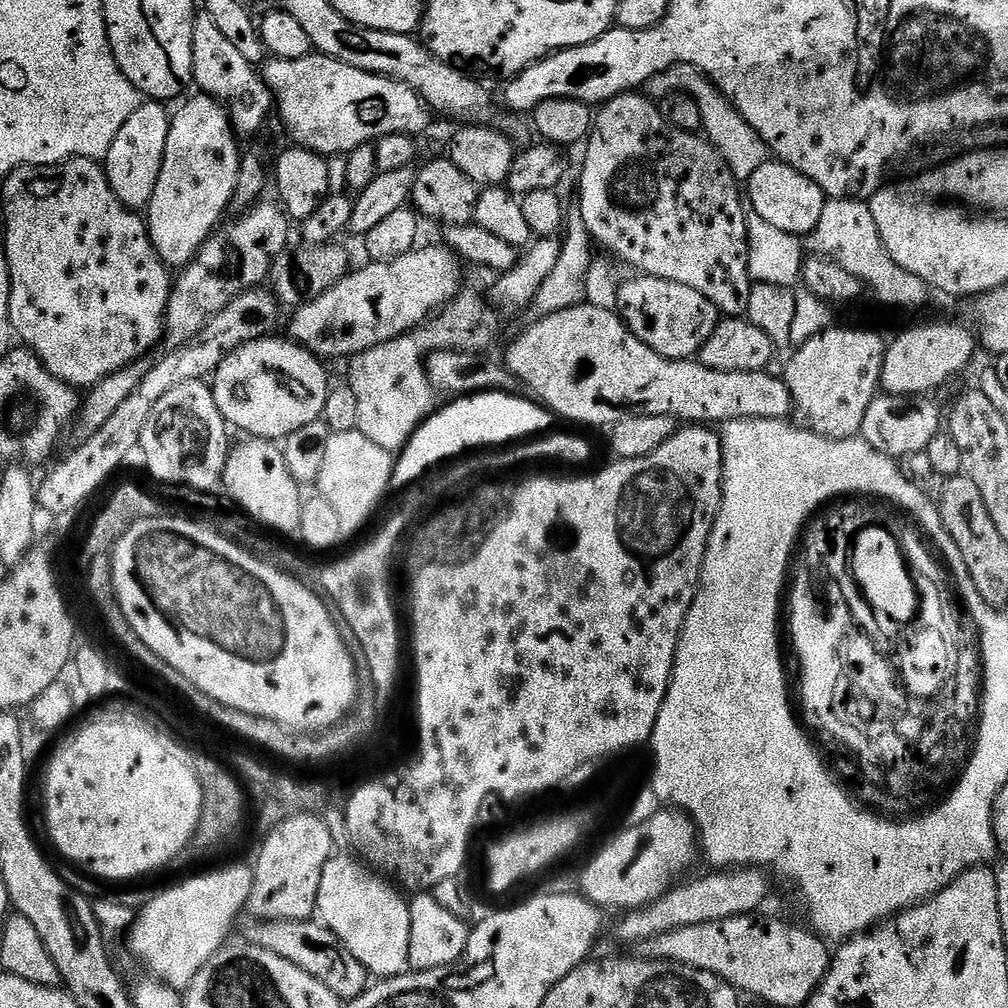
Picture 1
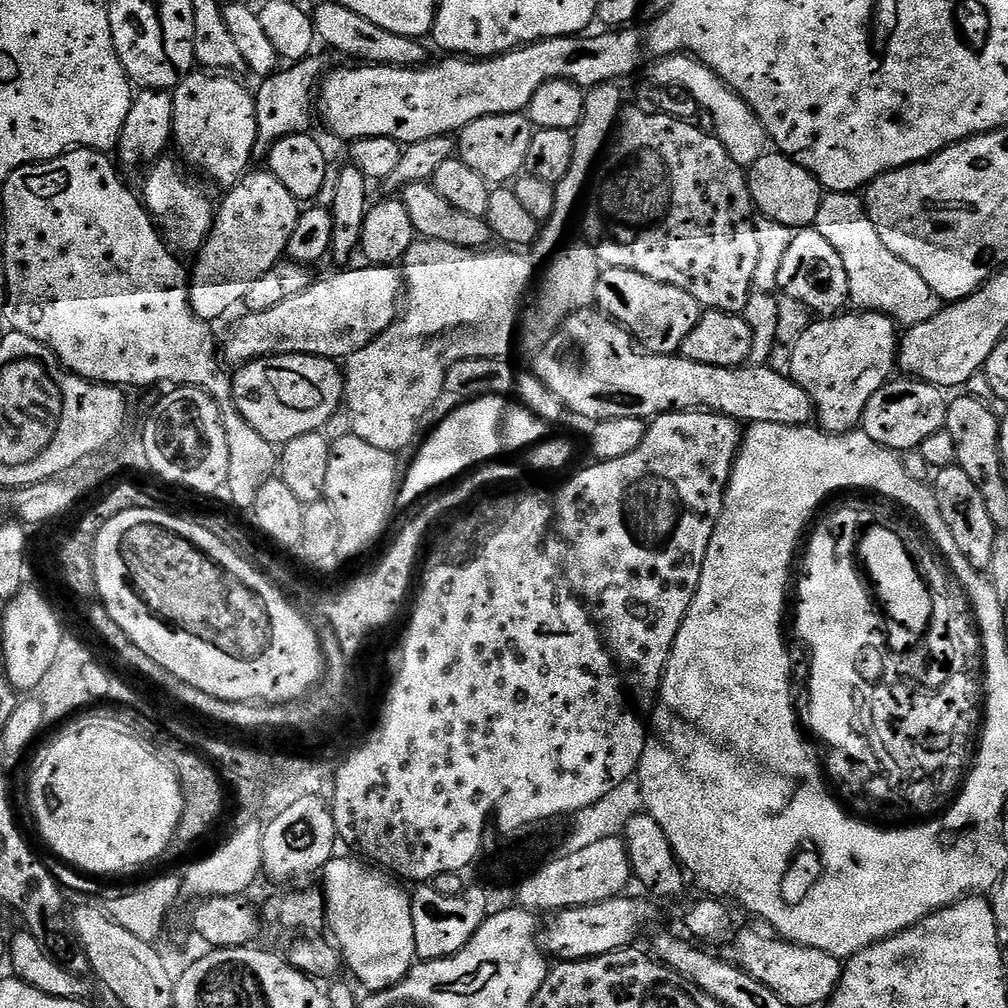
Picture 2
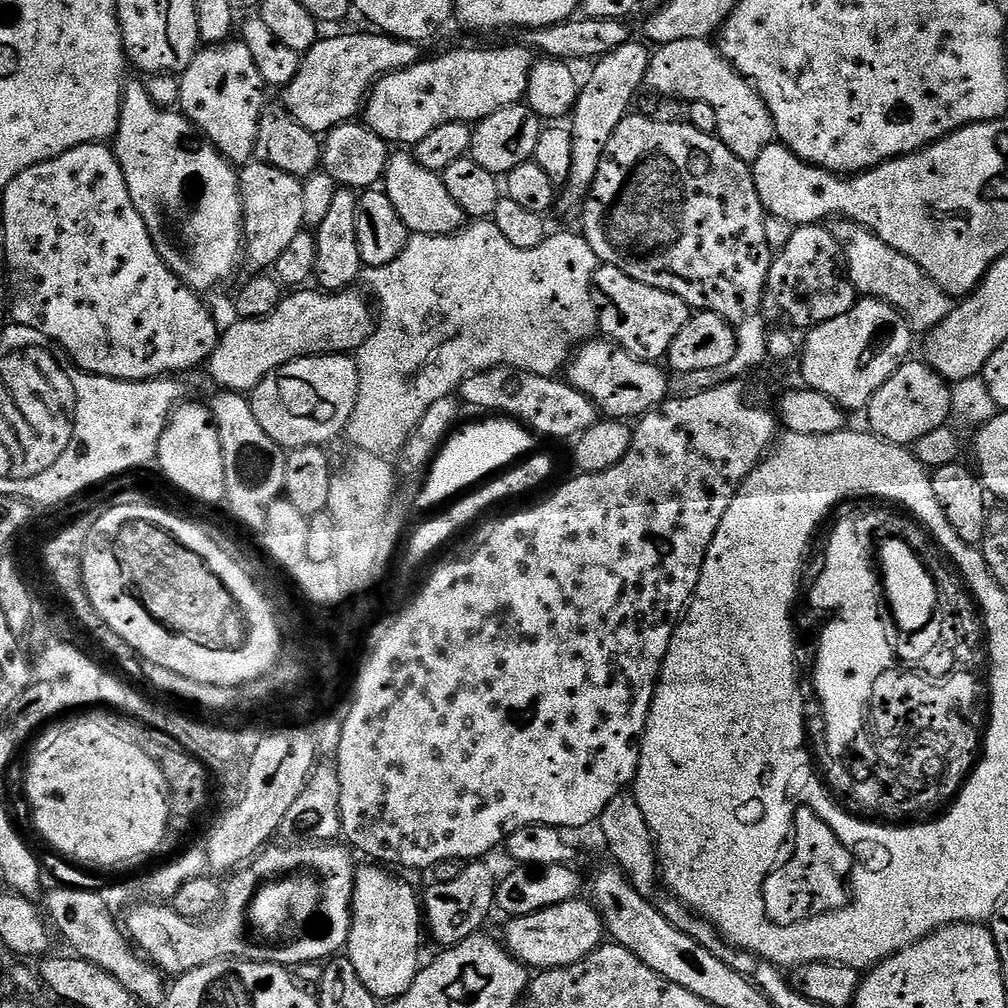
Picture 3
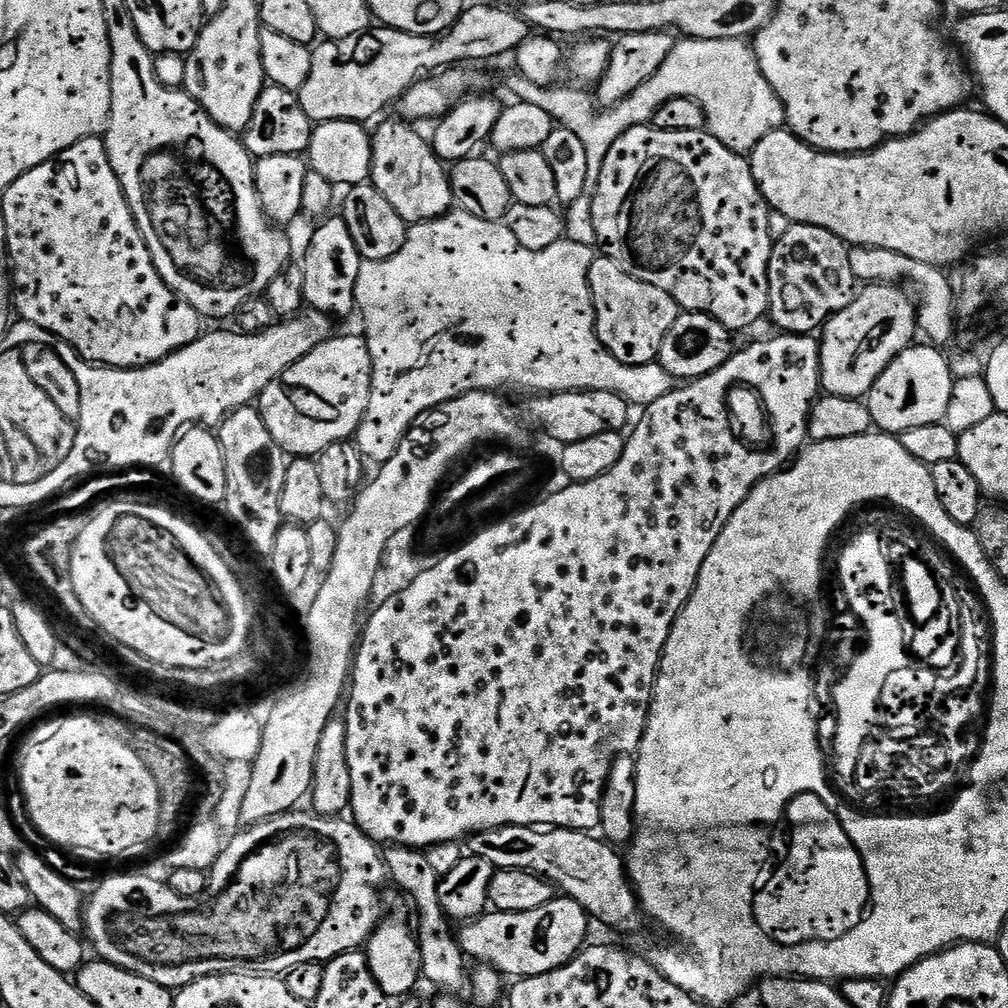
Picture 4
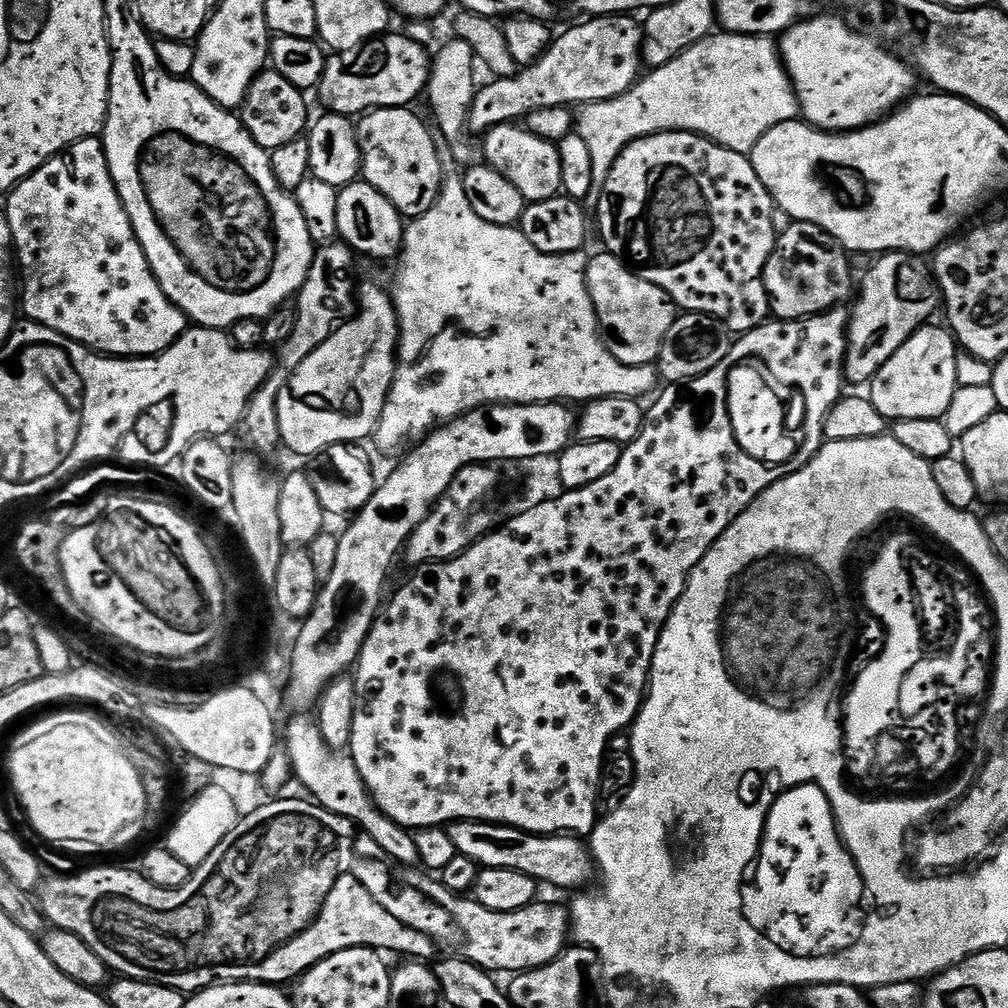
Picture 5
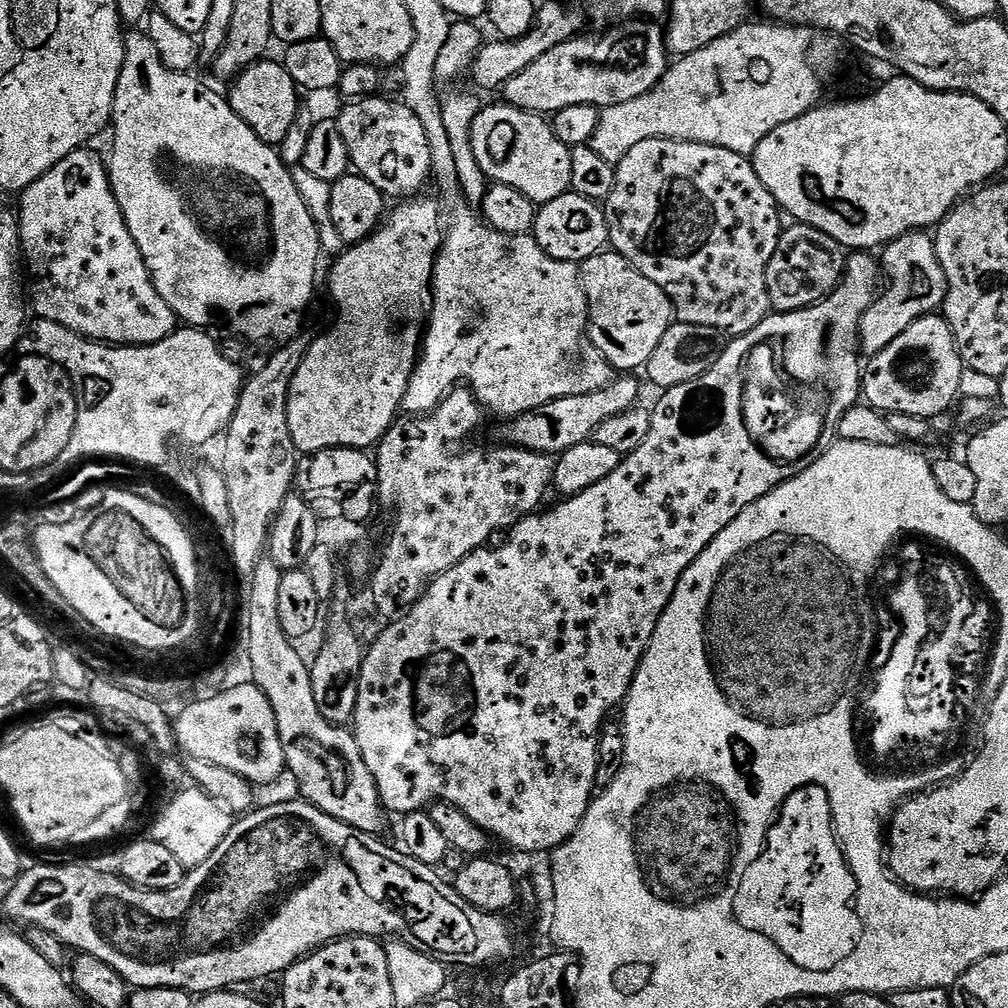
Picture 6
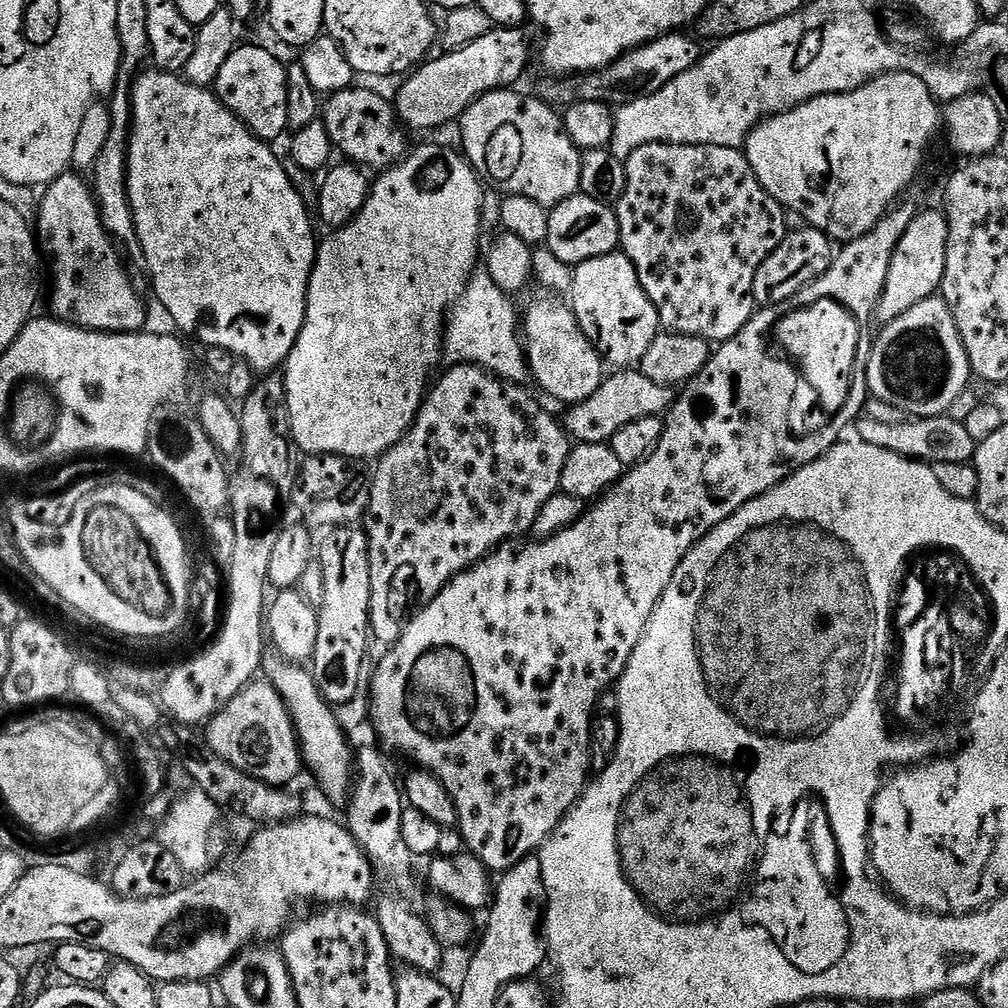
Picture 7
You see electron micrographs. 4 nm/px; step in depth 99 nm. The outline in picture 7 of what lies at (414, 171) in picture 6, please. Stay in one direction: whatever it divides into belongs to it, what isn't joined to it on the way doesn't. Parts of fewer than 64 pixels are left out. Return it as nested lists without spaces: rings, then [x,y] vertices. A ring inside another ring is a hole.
[[[353,86],[341,92],[331,93],[323,101],[322,119],[332,139],[333,149],[345,152],[347,159],[365,169],[383,170],[397,164],[410,151],[409,133],[399,116],[393,101],[372,88]]]

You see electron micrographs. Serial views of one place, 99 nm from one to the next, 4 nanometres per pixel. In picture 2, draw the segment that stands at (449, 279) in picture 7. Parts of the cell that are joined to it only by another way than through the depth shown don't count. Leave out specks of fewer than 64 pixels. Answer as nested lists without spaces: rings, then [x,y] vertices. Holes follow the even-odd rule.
[[[270,356],[263,360],[252,360],[251,363],[237,367],[235,369],[236,377],[233,375],[230,380],[230,400],[235,404],[236,408],[242,414],[242,418],[246,422],[250,422],[250,426],[254,426],[254,430],[258,430],[258,434],[262,434],[262,438],[266,438],[274,446],[283,446],[288,444],[294,438],[298,438],[302,434],[310,434],[311,432],[321,431],[325,426],[324,423],[335,414],[341,411],[342,401],[344,400],[344,377],[341,369],[338,367],[337,361],[323,360],[320,356]]]

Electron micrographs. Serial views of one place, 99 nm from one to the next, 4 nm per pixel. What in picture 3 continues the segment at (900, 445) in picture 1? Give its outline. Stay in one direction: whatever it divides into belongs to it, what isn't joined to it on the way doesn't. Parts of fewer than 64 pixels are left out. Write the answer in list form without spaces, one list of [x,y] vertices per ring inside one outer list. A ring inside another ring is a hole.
[[[926,362],[912,363],[904,363],[874,394],[866,409],[867,427],[889,444],[915,445],[922,434],[945,427],[949,423],[948,418],[953,415],[949,381],[943,380]]]

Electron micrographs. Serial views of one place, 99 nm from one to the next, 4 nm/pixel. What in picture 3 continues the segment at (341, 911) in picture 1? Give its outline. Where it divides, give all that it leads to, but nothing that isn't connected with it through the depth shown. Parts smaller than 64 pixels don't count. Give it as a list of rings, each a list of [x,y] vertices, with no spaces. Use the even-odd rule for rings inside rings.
[[[366,864],[366,867],[363,865],[357,869],[355,890],[352,894],[352,926],[351,930],[348,932],[348,942],[346,945],[346,955],[355,970],[358,972],[359,978],[362,979],[363,985],[366,986],[366,988],[370,990],[372,996],[380,1002],[387,1002],[404,994],[406,990],[413,985],[414,978],[417,976],[422,967],[422,959],[420,960],[420,926],[422,930],[422,906],[418,892],[416,894],[415,890],[404,879],[398,878],[390,872],[393,871],[376,864]]]

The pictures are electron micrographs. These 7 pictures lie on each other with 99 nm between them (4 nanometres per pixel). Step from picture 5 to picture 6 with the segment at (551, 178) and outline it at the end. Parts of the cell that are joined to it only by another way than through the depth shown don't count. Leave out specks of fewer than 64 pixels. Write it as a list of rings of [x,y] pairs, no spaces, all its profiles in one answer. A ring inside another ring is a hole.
[[[497,102],[489,106],[481,107],[478,118],[474,118],[474,126],[472,127],[472,145],[474,146],[474,158],[478,158],[478,166],[482,166],[485,176],[488,177],[492,184],[505,184],[506,186],[514,186],[514,190],[518,190],[522,194],[526,194],[526,198],[530,198],[532,203],[539,206],[546,202],[554,202],[554,198],[558,198],[562,194],[570,191],[572,179],[570,178],[570,158],[572,157],[572,149],[564,144],[558,138],[558,134],[552,129],[551,123],[543,115],[527,112],[521,108],[514,107],[513,104]]]

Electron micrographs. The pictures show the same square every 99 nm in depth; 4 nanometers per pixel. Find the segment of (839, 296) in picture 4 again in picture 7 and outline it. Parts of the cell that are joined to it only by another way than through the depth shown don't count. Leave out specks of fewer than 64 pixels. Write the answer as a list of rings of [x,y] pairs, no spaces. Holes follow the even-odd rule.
[[[811,226],[793,227],[784,241],[758,266],[758,274],[754,274],[754,298],[757,305],[781,304],[787,300],[795,301],[803,293],[804,287],[814,282],[826,270],[830,270],[834,259],[833,241],[824,232]]]

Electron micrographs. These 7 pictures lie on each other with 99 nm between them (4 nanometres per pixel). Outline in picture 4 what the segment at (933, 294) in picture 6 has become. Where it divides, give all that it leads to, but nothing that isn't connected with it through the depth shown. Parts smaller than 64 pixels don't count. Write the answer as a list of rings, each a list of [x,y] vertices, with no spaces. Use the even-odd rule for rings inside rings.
[[[870,284],[861,287],[856,296],[838,314],[834,314],[822,329],[820,341],[820,387],[829,396],[854,398],[867,397],[868,391],[878,382],[882,370],[898,358],[917,339],[918,336],[918,308],[910,297],[904,293],[905,289],[899,284]]]

